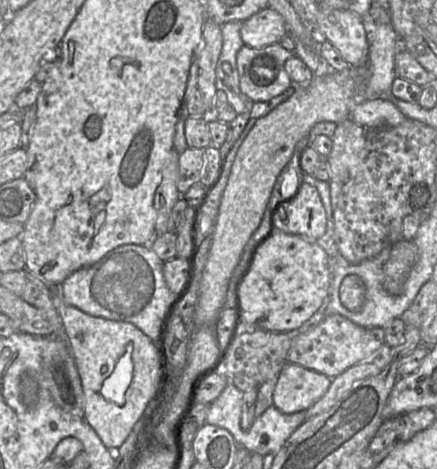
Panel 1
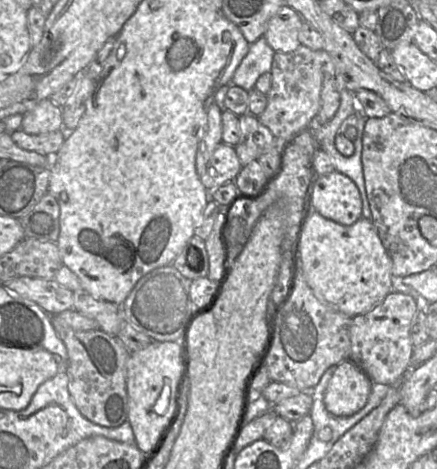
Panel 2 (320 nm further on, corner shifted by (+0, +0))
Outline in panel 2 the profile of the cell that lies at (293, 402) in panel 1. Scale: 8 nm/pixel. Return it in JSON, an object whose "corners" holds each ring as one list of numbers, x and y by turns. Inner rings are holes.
{"corners":[[351,361,339,363,323,394,326,410,335,416,355,414,367,403,372,384,369,376]]}

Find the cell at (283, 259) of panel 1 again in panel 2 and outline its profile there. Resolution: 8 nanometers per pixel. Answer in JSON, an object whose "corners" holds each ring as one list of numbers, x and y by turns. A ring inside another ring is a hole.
{"corners":[[309,209,298,238,297,258,315,296,349,317,367,314,393,292,392,260,370,219,342,225]]}

